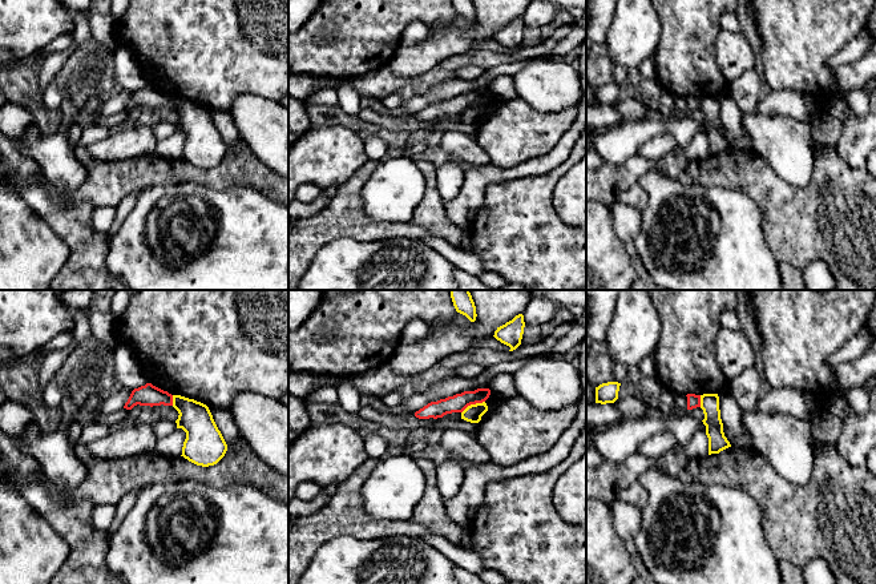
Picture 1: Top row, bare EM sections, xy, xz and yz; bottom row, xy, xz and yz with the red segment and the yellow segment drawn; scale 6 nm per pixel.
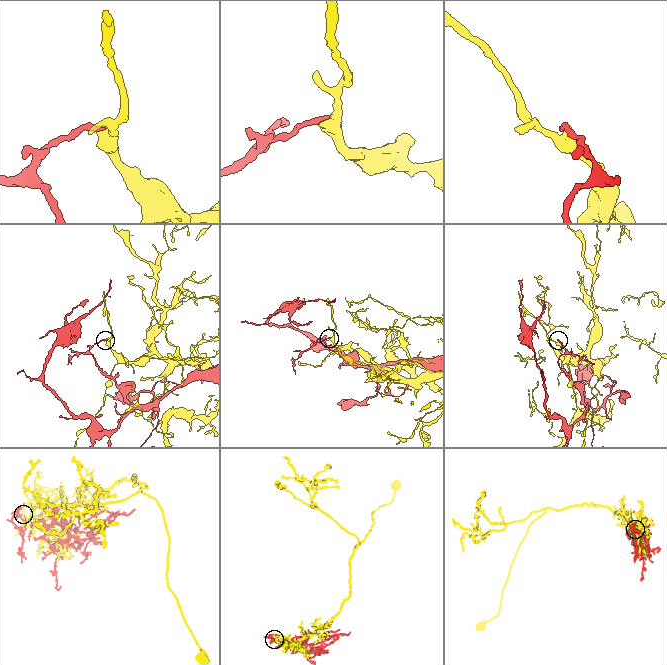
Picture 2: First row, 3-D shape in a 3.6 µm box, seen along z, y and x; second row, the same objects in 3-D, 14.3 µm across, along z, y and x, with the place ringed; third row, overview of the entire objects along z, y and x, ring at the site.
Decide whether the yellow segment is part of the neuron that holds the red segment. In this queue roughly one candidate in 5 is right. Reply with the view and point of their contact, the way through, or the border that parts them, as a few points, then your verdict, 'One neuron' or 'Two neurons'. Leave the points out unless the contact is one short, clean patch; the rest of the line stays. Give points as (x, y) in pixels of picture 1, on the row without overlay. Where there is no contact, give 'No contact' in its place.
Touches red at xz (472, 105). Two neurons

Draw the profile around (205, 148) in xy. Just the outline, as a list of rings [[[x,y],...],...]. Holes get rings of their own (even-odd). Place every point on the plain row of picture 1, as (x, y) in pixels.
[[[173,97],[173,109],[179,116],[177,130],[186,134],[181,158],[202,169],[217,166],[225,158],[227,146],[209,109],[181,97]]]

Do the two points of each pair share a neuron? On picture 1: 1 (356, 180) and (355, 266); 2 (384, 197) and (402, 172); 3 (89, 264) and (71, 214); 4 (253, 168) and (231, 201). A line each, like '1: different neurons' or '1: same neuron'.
1: different neurons
2: same neuron
3: same neuron
4: different neurons

